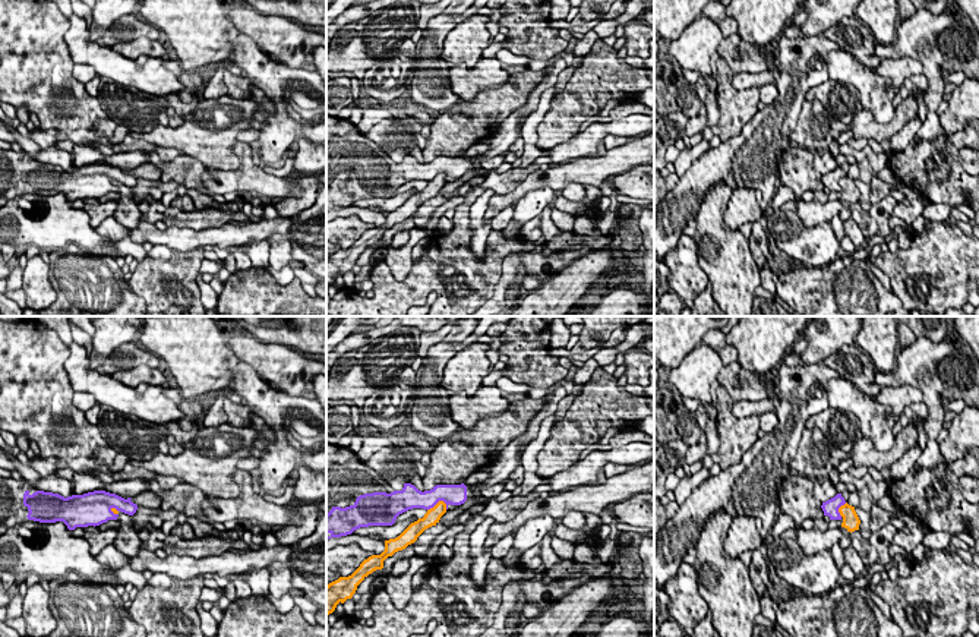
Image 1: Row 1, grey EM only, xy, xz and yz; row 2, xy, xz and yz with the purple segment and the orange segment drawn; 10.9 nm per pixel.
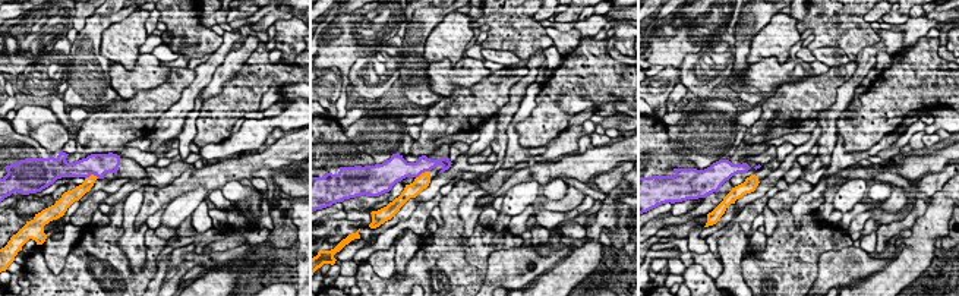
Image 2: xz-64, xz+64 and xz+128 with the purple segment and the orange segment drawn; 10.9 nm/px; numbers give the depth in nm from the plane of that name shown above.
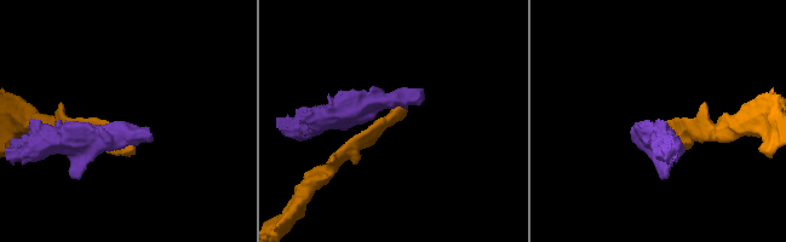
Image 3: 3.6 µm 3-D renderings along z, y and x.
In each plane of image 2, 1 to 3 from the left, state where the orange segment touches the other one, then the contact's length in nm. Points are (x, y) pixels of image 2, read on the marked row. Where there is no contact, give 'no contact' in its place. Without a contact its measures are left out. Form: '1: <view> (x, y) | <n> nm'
1: xz-64 (91, 173) | 160 nm
2: xz+64 (422, 172) | 180 nm
3: no contact

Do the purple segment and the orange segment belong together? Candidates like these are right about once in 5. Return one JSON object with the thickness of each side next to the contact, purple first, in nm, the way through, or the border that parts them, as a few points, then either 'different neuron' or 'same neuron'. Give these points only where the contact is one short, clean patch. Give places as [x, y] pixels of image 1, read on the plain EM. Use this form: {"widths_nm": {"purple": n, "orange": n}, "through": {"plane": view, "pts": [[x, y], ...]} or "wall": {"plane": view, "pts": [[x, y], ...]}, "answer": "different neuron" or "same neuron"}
{"widths_nm": {"purple": 220, "orange": 160}, "wall": {"plane": "xz", "pts": [[447, 176], [439, 173], [428, 182]]}, "answer": "different neuron"}

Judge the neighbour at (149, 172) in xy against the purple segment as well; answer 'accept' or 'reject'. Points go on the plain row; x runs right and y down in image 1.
accept

